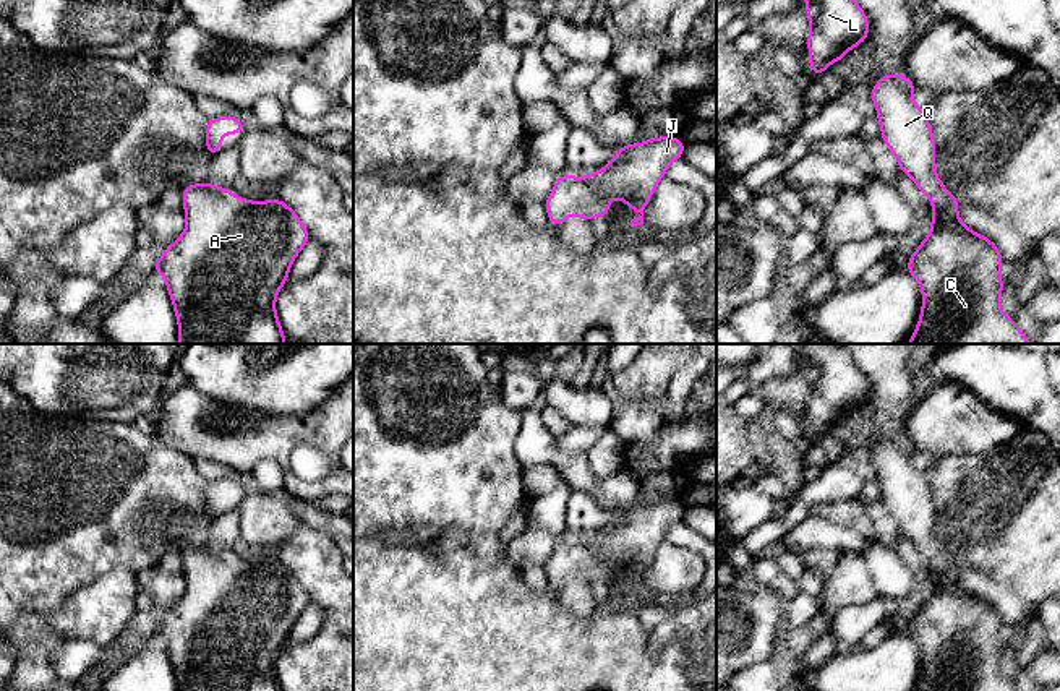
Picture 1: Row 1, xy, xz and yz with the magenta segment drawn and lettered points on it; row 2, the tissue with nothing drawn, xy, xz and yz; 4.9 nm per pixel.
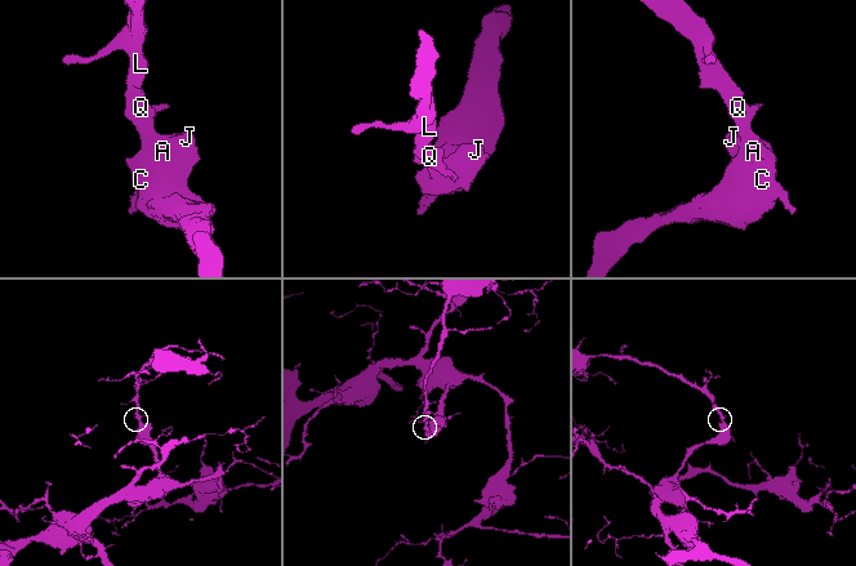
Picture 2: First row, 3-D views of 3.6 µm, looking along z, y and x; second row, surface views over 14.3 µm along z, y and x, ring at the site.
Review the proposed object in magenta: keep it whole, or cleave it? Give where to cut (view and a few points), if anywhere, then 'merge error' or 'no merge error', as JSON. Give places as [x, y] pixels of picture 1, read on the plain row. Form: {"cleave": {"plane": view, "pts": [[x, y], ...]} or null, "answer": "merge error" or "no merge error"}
{"cleave": null, "answer": "no merge error"}

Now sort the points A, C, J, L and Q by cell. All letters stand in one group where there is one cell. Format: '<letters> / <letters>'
A C J L Q

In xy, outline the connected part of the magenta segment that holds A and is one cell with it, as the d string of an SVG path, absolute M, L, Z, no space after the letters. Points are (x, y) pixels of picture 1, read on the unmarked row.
M191 547L182 552L186 590L152 626L162 636L178 691L282 691L276 678L276 660L289 644L289 633L311 603L306 590L280 561L248 564L216 547Z

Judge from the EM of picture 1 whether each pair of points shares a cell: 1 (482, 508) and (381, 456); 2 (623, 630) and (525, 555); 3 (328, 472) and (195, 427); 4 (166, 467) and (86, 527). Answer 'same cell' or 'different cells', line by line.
1: same cell
2: different cells
3: same cell
4: same cell

